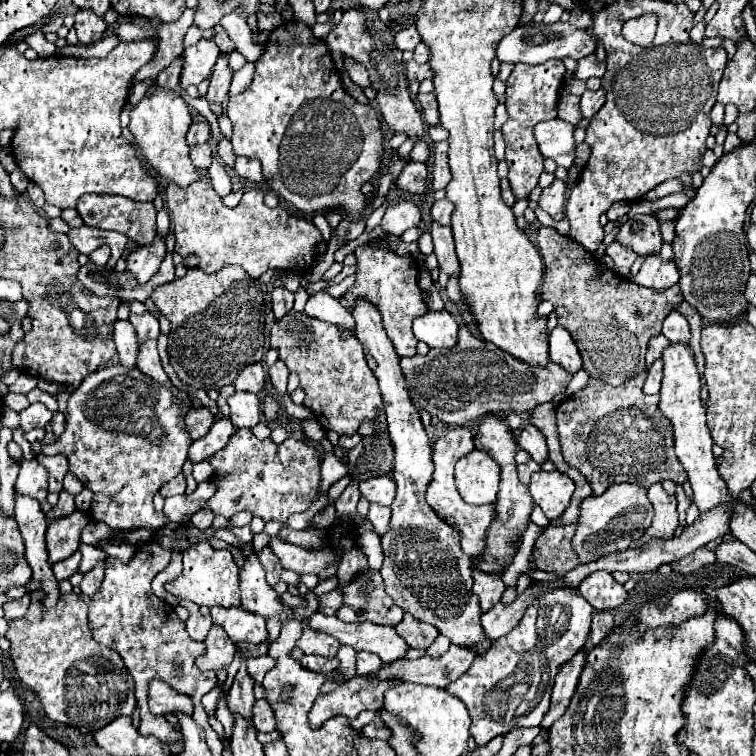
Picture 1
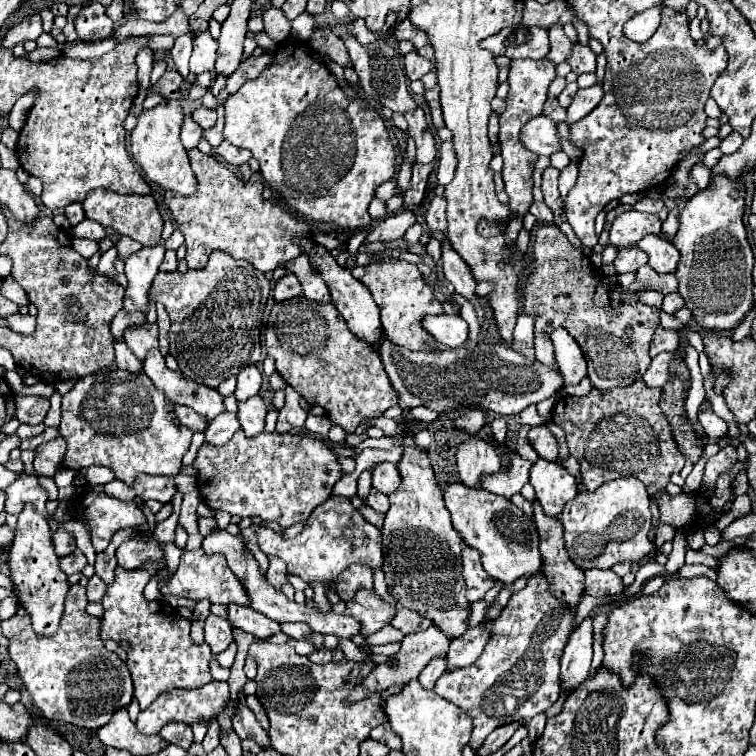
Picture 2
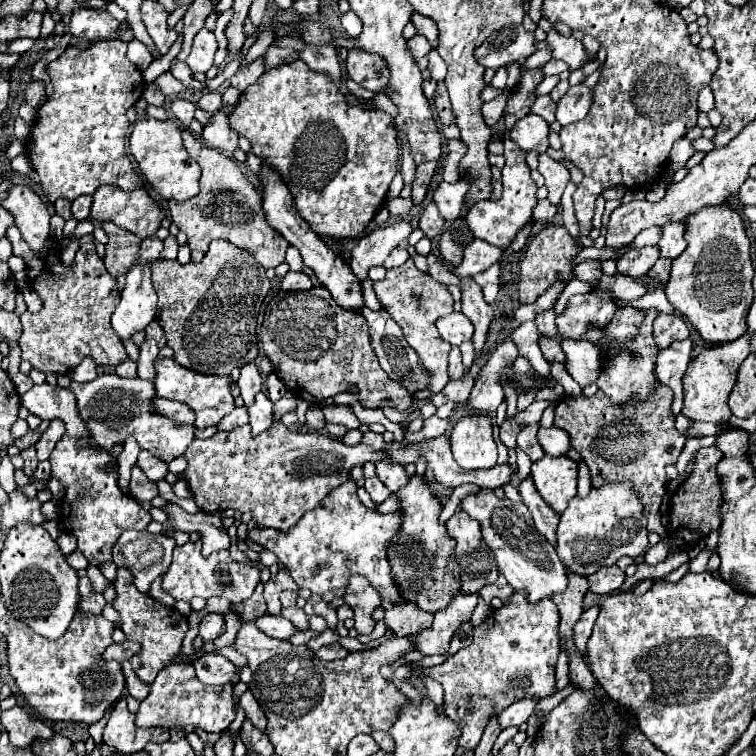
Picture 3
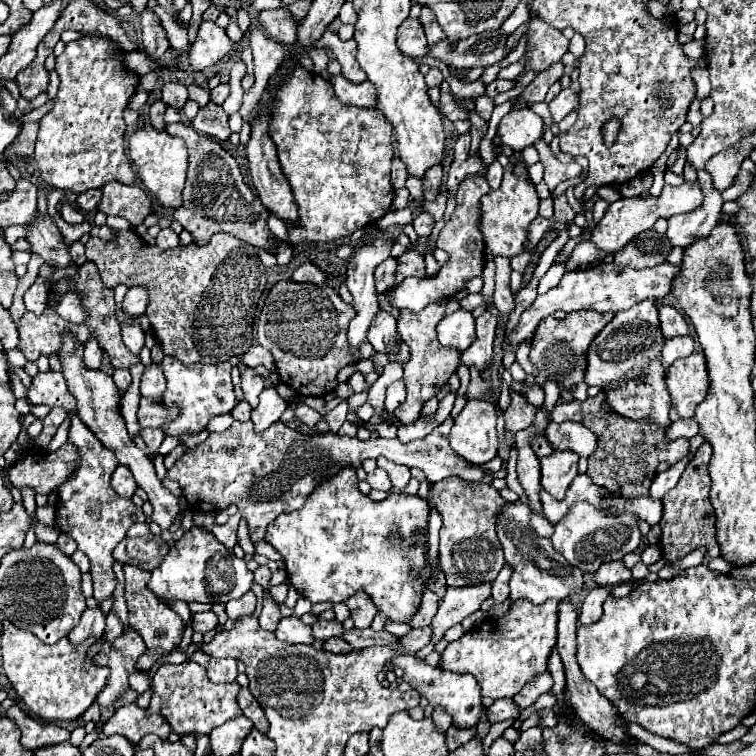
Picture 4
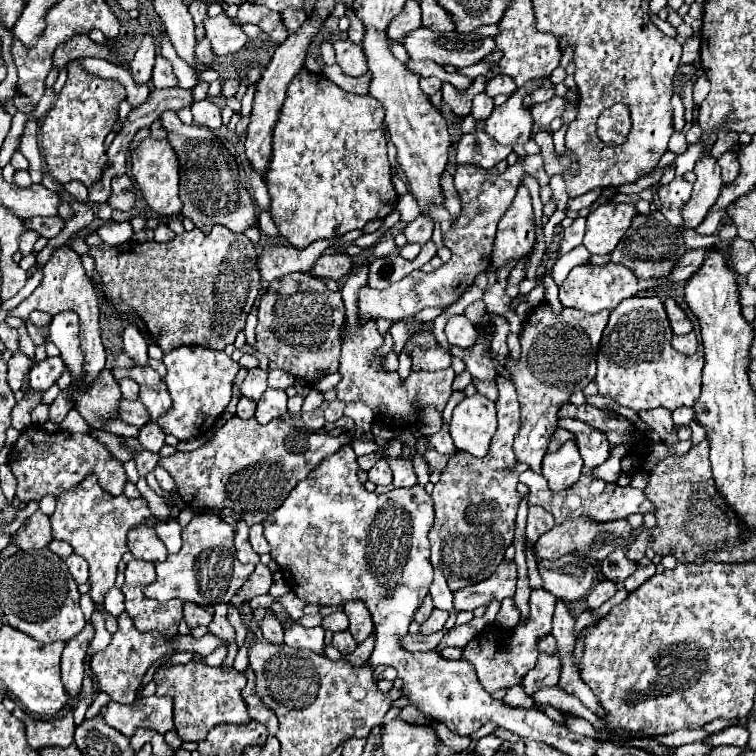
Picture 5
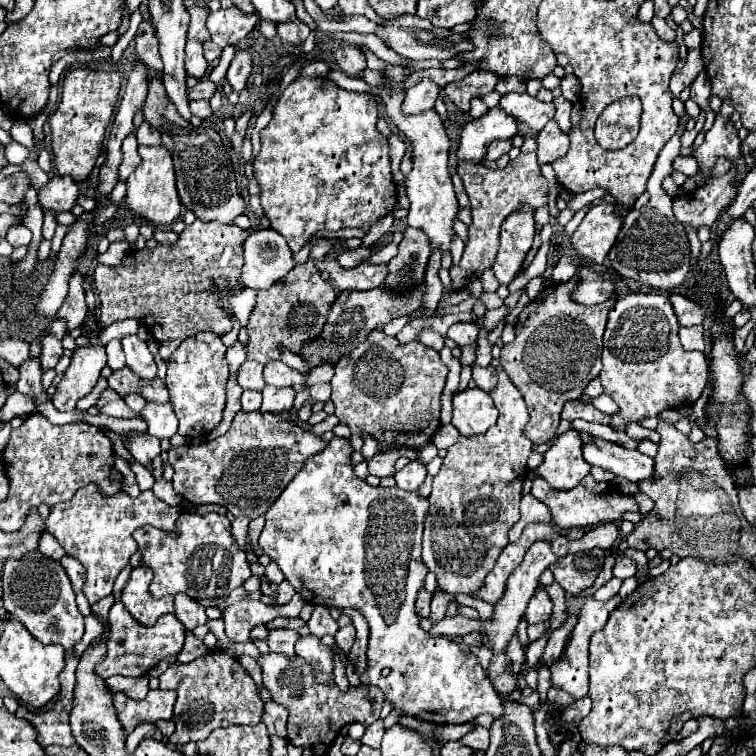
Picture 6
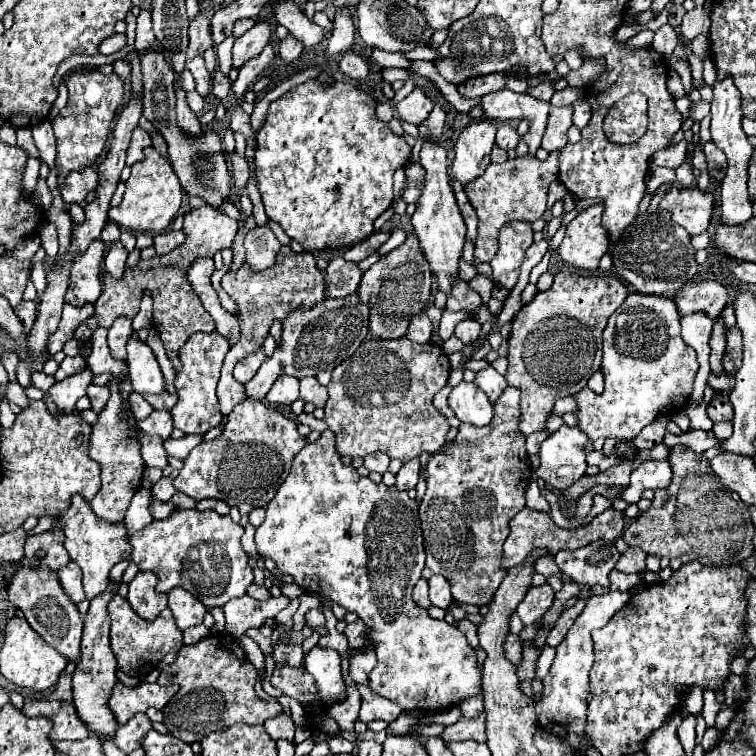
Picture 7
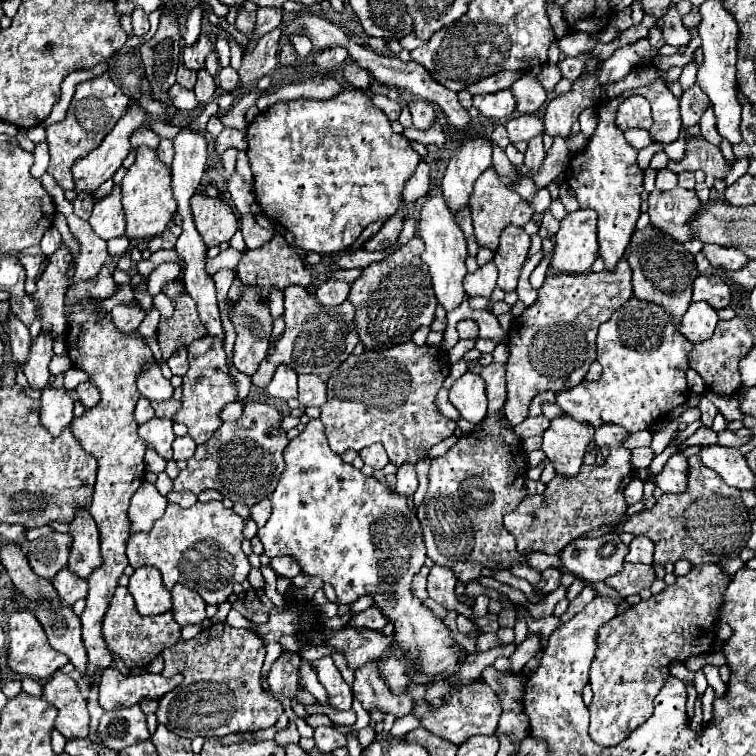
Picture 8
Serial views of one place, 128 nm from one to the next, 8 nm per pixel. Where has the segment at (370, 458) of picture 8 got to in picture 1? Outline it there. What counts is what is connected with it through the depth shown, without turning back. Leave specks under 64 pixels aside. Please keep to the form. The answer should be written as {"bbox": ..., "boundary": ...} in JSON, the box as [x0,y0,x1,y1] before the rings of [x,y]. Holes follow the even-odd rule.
{"bbox":[368,504,390,536],"boundary":[[[370,504],[368,520],[374,524],[376,534],[380,534],[380,536],[382,536],[382,532],[386,532],[386,530],[388,530],[388,522],[390,522],[390,508],[380,506],[380,504]]]}

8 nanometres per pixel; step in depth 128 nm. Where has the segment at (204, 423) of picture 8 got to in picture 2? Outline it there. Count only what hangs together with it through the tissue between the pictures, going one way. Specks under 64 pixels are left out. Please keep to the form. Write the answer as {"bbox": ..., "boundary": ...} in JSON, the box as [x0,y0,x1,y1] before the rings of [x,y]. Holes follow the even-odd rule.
{"bbox":[144,348,226,422],"boundary":[[[152,348],[146,354],[144,374],[154,382],[154,386],[158,390],[162,390],[166,394],[166,398],[170,402],[190,406],[200,416],[204,416],[208,422],[212,422],[218,414],[222,414],[226,410],[224,396],[218,390],[198,384],[198,382],[186,378],[182,372],[170,370],[158,348]]]}

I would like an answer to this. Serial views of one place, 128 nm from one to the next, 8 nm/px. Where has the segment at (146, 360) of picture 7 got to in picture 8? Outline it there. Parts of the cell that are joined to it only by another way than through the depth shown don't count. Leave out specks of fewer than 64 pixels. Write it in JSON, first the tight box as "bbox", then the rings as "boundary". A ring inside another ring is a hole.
{"bbox":[138,364,174,400],"boundary":[[[150,364],[138,378],[138,390],[148,400],[170,400],[174,394],[174,386],[160,372],[158,364]]]}

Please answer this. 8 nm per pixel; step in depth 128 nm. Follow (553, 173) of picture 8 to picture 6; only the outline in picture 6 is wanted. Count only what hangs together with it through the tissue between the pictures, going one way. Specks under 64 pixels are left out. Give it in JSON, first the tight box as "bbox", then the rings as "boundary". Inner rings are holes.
{"bbox":[446,152,548,292],"boundary":[[[536,152],[520,154],[516,160],[510,160],[506,168],[486,168],[482,164],[460,164],[458,176],[464,182],[464,190],[472,204],[472,226],[470,226],[470,240],[464,248],[464,256],[458,266],[450,268],[452,284],[446,288],[446,292],[462,290],[468,282],[482,276],[486,268],[494,264],[496,252],[498,252],[498,232],[502,222],[516,210],[522,210],[524,206],[530,206],[532,210],[548,204],[548,182],[540,172],[540,164],[536,160]]]}

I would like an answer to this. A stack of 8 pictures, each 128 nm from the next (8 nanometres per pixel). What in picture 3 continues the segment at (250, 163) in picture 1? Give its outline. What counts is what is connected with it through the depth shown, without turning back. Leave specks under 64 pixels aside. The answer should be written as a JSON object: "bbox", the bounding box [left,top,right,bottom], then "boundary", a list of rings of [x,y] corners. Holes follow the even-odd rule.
{"bbox":[200,112,238,154],"boundary":[[[216,112],[208,124],[204,126],[202,134],[200,134],[202,142],[210,148],[220,148],[224,150],[226,154],[232,154],[234,148],[238,146],[238,136],[236,132],[230,128],[230,122],[228,122],[228,114],[224,112]]]}

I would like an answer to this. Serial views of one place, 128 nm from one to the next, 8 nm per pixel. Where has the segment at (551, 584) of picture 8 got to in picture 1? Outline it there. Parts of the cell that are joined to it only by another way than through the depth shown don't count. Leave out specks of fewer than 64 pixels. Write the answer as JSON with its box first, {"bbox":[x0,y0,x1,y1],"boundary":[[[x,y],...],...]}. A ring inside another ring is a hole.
{"bbox":[446,588,594,746],"boundary":[[[550,588],[538,594],[512,632],[492,642],[486,656],[476,656],[474,664],[446,686],[448,694],[466,704],[472,718],[470,734],[478,746],[514,728],[540,726],[542,716],[550,708],[550,694],[558,668],[586,646],[592,612],[594,608],[568,588]]]}

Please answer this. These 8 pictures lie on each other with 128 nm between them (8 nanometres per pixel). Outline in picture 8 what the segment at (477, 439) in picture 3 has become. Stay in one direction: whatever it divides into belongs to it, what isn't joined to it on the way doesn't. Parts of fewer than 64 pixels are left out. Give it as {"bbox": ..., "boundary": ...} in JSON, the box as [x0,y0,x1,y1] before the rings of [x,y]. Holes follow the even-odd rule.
{"bbox":[450,372,486,424],"boundary":[[[464,372],[450,388],[450,402],[460,410],[462,418],[478,424],[486,418],[486,384],[480,374]]]}

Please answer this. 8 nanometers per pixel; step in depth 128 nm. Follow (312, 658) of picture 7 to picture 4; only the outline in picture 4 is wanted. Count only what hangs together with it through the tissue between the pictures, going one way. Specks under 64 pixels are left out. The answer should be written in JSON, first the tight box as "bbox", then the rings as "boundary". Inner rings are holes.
{"bbox":[274,616,314,644],"boundary":[[[298,616],[282,618],[274,634],[282,642],[294,642],[294,644],[312,644],[314,642],[312,626],[306,626]]]}

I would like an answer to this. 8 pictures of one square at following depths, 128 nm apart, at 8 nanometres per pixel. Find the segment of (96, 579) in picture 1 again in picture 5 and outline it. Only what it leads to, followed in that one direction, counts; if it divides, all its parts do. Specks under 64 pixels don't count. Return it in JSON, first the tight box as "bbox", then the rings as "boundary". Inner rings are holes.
{"bbox":[62,622,94,700],"boundary":[[[88,622],[78,636],[66,642],[66,648],[62,652],[62,682],[72,700],[74,696],[80,694],[80,688],[82,688],[82,678],[84,678],[82,662],[92,636],[94,636],[94,626]]]}

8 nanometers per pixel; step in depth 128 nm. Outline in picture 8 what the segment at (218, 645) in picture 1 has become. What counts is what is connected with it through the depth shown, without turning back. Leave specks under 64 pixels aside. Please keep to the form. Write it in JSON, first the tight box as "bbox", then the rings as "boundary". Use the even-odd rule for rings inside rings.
{"bbox":[172,584,206,626],"boundary":[[[176,584],[172,590],[172,612],[174,620],[184,626],[184,624],[200,624],[206,618],[206,602],[198,596],[198,592]]]}

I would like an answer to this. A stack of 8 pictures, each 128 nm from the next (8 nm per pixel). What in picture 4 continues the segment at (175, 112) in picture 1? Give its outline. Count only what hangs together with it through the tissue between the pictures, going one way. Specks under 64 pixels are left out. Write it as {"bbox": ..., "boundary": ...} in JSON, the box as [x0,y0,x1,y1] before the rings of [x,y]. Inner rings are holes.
{"bbox":[128,126,188,208],"boundary":[[[140,126],[128,142],[130,148],[130,158],[134,164],[134,170],[146,190],[162,204],[168,208],[178,208],[182,206],[182,188],[186,180],[186,168],[188,168],[188,152],[186,146],[180,138],[170,136],[164,130],[156,130],[152,126]]]}

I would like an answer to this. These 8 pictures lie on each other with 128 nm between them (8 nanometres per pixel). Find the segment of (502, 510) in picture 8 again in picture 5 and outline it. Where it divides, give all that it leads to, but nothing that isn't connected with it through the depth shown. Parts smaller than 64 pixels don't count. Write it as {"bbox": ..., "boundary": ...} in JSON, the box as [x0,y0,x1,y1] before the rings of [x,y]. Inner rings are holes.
{"bbox":[428,376,520,590],"boundary":[[[498,376],[496,388],[498,430],[492,438],[488,456],[476,458],[466,452],[456,452],[448,460],[432,492],[436,518],[428,534],[432,546],[430,562],[434,568],[442,570],[452,590],[486,580],[504,560],[504,552],[514,540],[514,518],[520,504],[520,494],[516,490],[518,472],[512,470],[518,466],[512,444],[520,430],[520,404],[516,388],[508,378]]]}

